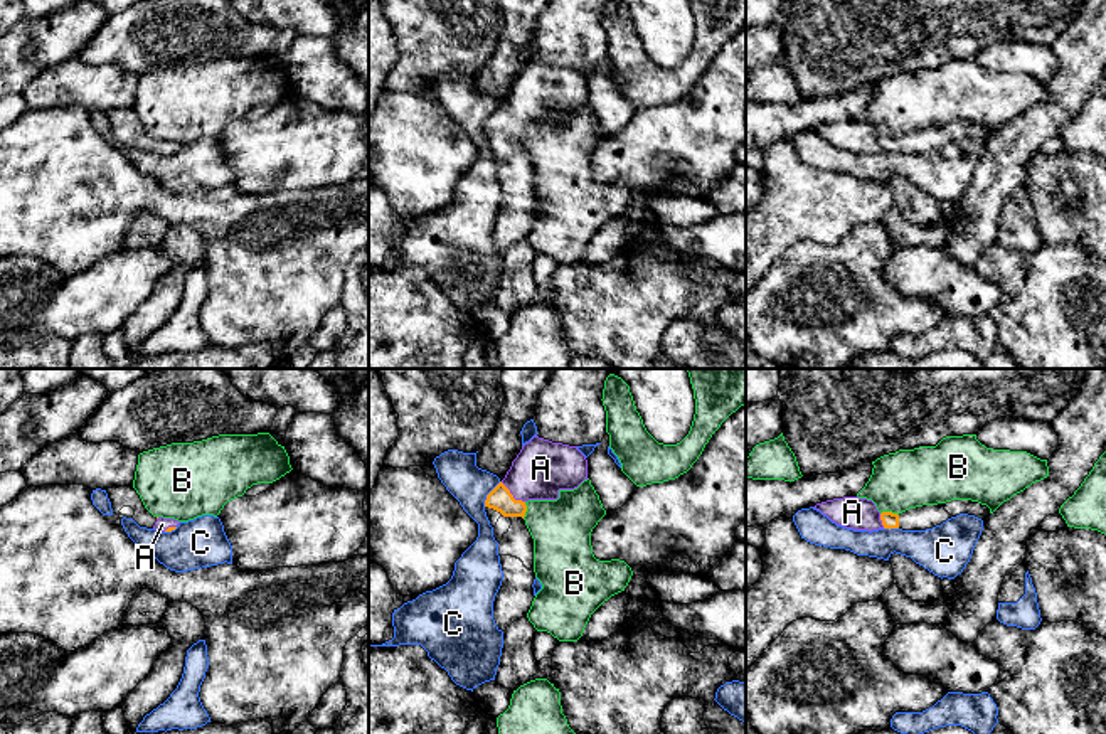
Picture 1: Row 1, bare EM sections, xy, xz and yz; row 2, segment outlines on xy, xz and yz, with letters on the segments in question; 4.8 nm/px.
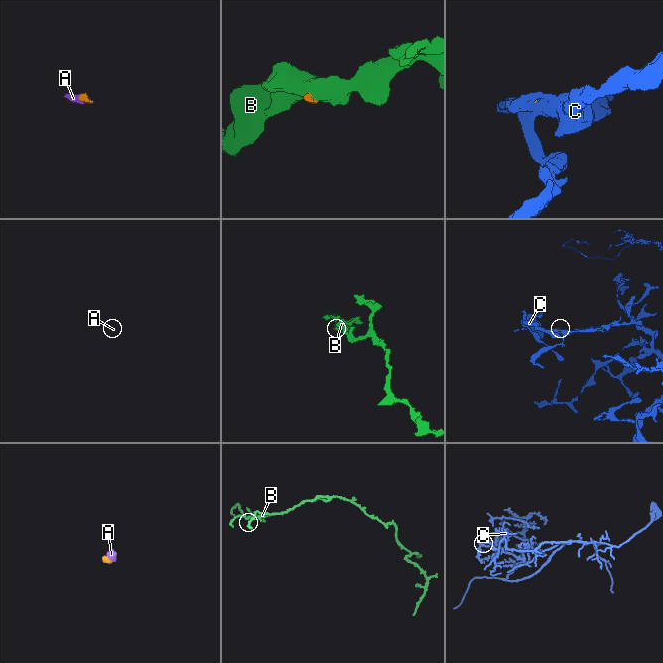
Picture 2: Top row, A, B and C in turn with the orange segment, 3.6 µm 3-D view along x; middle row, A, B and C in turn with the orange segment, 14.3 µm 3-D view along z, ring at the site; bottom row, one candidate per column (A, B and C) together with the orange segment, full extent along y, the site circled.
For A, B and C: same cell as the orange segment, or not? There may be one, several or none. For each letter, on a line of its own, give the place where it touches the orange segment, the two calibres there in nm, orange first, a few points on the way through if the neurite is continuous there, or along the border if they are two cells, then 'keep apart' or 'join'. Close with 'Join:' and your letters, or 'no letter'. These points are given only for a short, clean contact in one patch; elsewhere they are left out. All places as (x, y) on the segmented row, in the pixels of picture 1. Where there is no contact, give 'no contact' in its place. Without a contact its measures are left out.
A: contact xz (512, 495); calibres 120 and 260 nm; join
B: contact yz (889, 512); calibres 80 and 280 nm; border yz (881, 512), (894, 512), (898, 515); keep apart
C: contact xz (489, 494); calibres 120 and 190 nm; border xz (500, 482), (487, 495), (483, 505); keep apart
Join: A

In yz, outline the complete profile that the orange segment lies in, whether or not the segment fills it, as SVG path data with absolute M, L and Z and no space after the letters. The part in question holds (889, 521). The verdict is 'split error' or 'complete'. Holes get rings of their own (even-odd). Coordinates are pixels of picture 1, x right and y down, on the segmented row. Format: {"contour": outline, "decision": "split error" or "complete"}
{"contour": "M859 497L827 500L816 503L813 508L820 510L837 525L869 532L879 529L926 530L960 513L975 515L981 520L990 517L990 508L986 505L971 500L923 505L899 515L892 512L880 513L872 500Z", "decision": "split error"}

